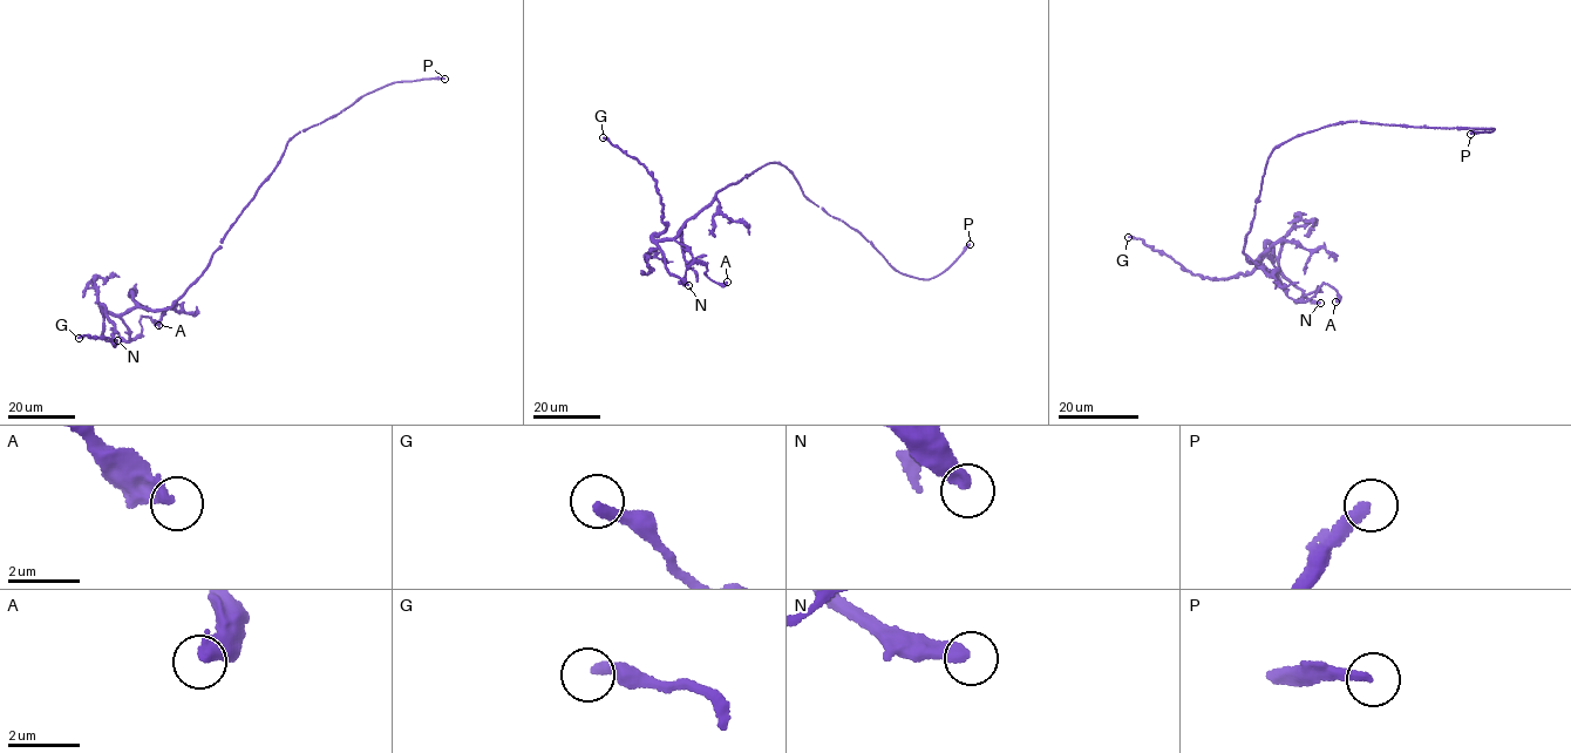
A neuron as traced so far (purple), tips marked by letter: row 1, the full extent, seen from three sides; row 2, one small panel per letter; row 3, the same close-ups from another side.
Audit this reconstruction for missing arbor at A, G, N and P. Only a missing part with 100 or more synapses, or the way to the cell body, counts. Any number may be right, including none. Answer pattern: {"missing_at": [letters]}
{"missing_at": ["P"]}

